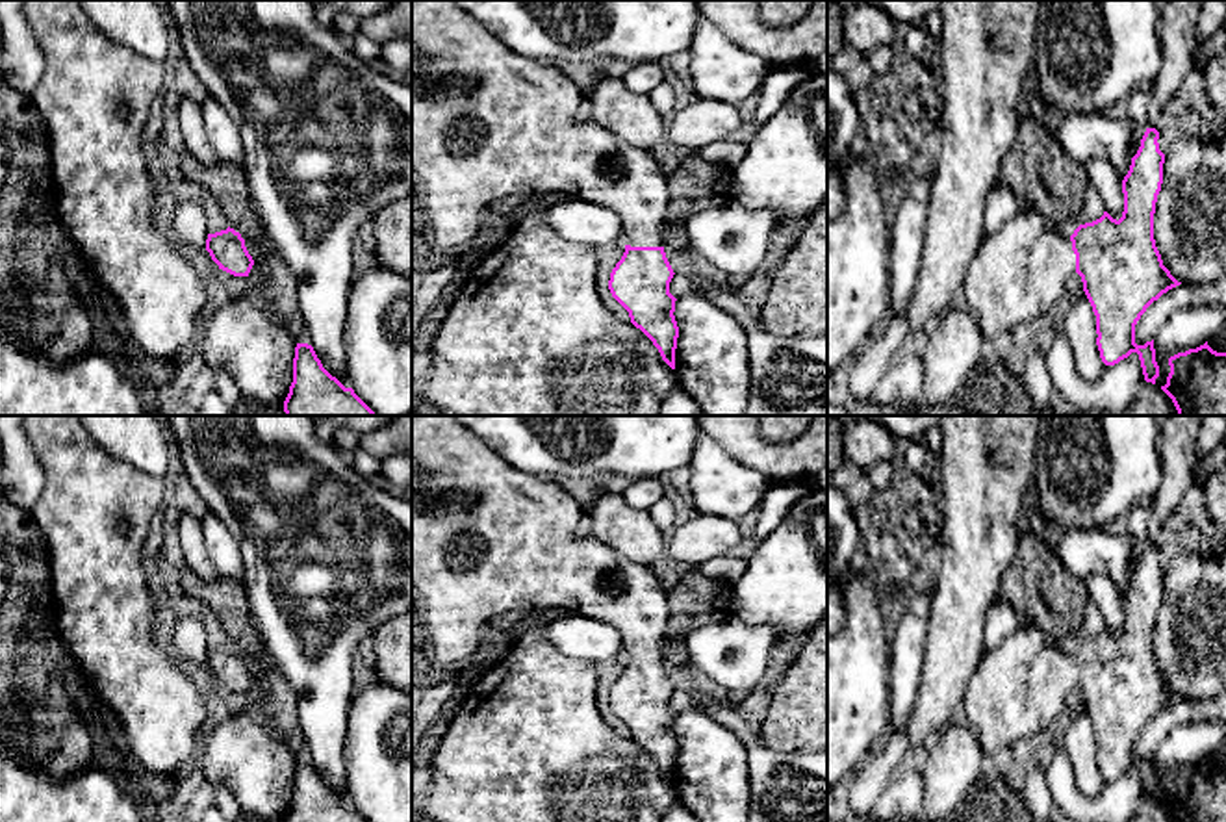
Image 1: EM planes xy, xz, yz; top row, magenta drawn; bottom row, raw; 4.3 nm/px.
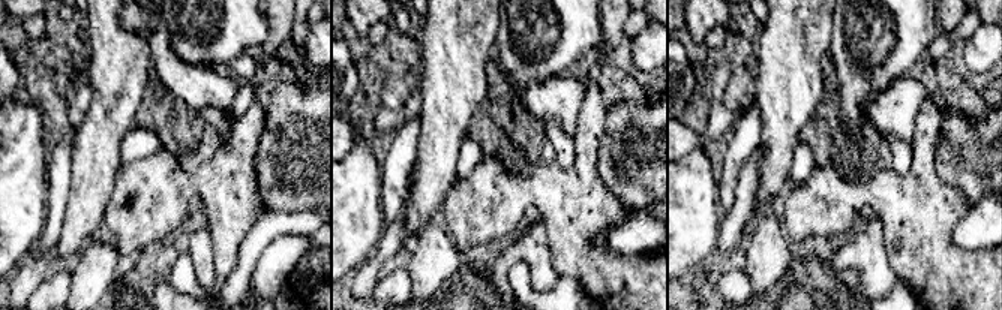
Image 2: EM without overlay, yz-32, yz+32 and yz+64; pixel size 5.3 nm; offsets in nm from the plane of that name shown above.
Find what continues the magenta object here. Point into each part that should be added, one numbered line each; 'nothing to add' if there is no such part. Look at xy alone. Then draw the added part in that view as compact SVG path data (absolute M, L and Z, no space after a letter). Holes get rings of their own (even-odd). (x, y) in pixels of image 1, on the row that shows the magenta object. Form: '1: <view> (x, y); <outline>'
nothing to add

